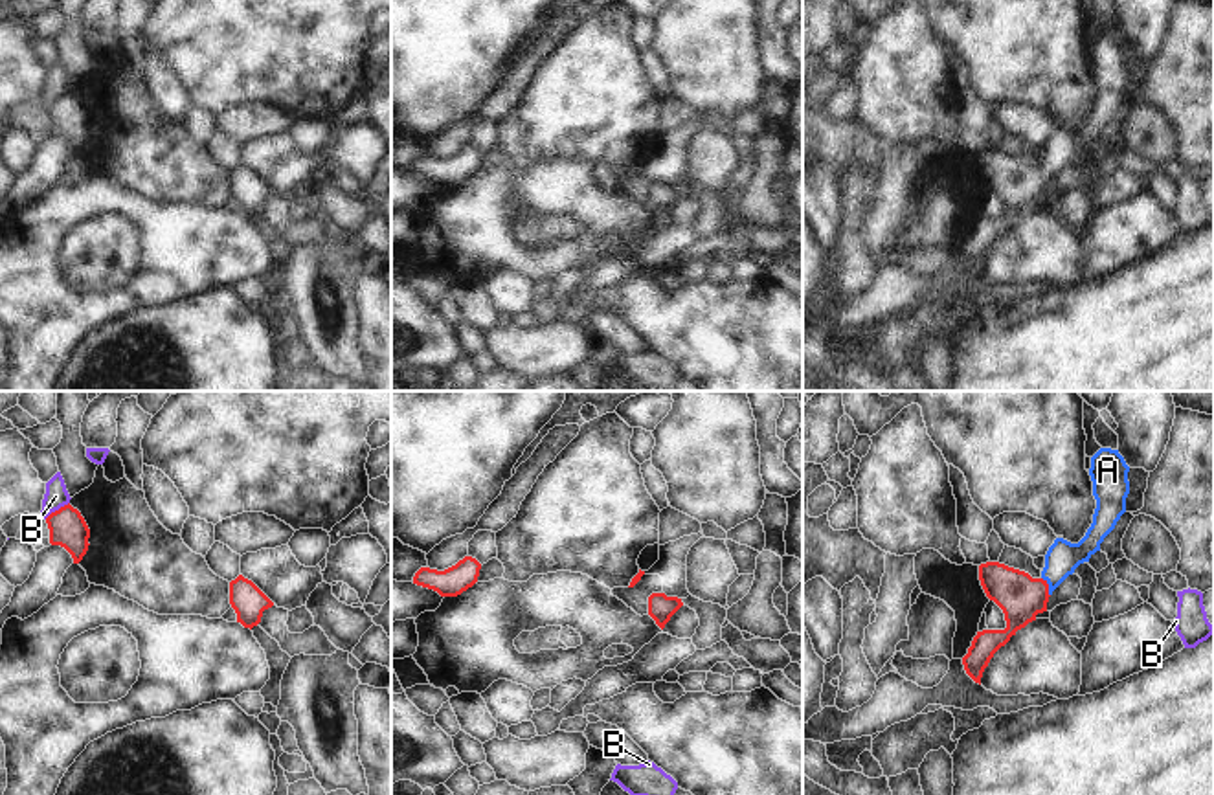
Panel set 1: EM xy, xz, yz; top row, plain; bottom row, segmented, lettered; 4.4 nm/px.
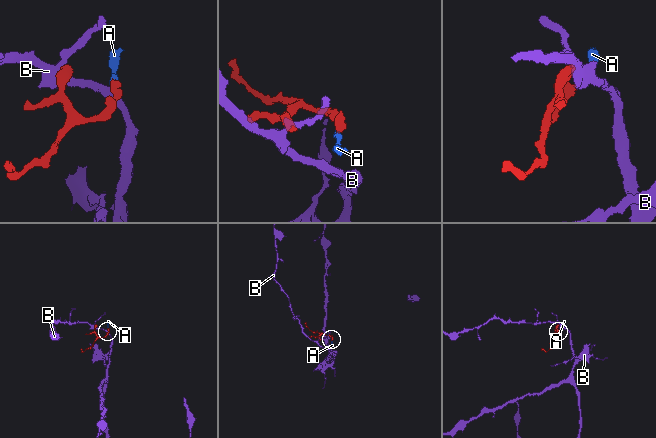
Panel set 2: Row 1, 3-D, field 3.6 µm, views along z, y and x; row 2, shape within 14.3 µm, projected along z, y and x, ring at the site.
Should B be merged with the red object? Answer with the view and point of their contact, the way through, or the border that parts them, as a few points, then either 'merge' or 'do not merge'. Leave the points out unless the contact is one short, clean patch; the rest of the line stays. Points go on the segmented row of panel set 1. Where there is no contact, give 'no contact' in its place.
meets red in xy at (56, 511); border along xy (68, 502), (44, 518); do not merge

